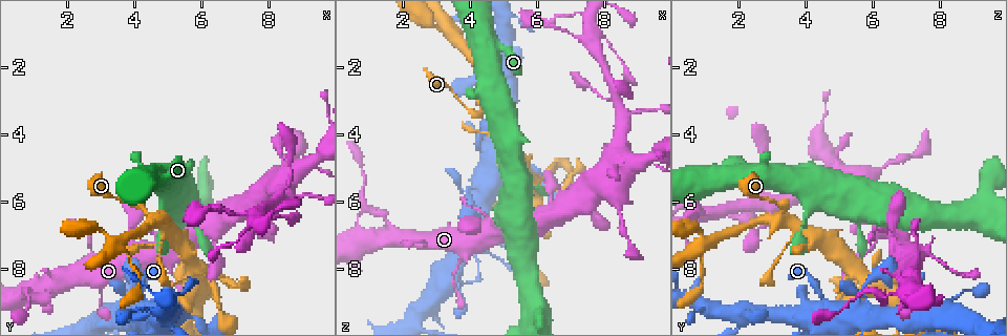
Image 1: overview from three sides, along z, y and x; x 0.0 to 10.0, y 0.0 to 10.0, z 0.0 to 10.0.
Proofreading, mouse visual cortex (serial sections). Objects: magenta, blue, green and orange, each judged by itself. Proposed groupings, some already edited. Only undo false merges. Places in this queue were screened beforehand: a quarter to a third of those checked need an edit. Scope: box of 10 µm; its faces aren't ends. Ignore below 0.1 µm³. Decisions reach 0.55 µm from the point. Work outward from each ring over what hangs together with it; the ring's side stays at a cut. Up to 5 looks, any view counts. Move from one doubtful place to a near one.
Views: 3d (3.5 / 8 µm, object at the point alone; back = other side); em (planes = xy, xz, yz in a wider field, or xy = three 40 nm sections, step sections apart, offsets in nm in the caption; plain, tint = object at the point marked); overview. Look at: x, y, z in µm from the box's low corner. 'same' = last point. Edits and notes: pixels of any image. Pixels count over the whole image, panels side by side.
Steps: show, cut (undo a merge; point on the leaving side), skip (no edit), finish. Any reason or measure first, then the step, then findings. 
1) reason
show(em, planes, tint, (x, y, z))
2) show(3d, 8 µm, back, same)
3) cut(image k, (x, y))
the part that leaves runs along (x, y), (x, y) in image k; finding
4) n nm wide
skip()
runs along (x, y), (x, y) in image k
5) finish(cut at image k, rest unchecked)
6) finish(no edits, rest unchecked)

looks like a crossing
show(3d, 3.5 µm, (0.65, 8.80, 6.75))

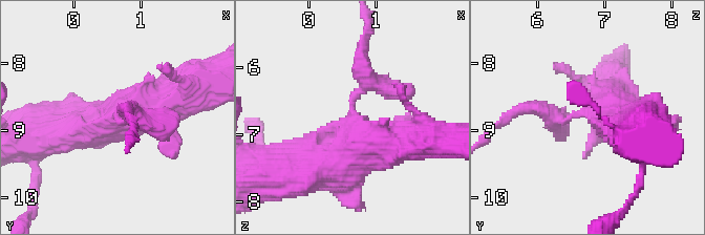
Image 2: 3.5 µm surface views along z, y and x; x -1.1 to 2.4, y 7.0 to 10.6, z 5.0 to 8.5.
show(em, xy, step 5, tint, (0.65, 8.75, 6.85))

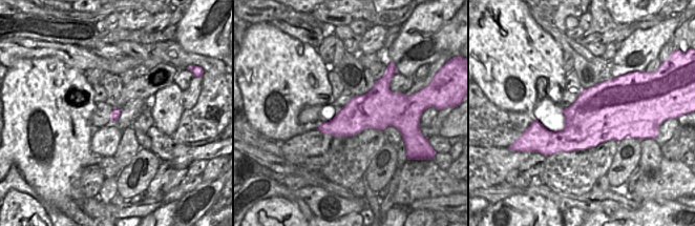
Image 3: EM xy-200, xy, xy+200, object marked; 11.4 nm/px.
cut(image 2, (386, 84))
the part that leaves runs along (355, 94), (365, 87), (368, 27) in image 2; a second cell is stuck on

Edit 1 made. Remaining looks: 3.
calibre changes
show(3d, 3.5 µm, (4.65, 6.55, 3.30))

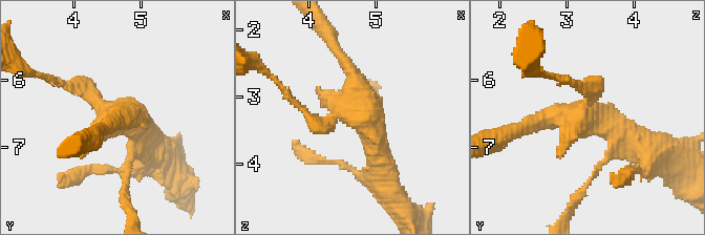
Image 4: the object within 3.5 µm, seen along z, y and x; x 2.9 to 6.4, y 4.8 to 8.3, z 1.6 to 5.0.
skip()
runs along (299, 106), (319, 125), (361, 120), (377, 166) in image 4; all the same cell

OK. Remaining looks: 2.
finish(cut at image 2, rest unchecked)

